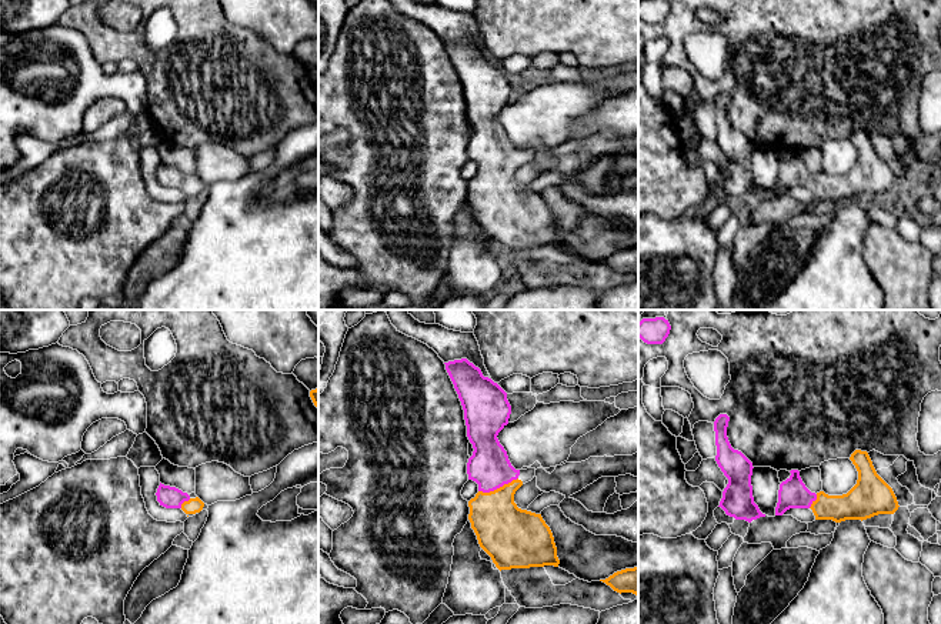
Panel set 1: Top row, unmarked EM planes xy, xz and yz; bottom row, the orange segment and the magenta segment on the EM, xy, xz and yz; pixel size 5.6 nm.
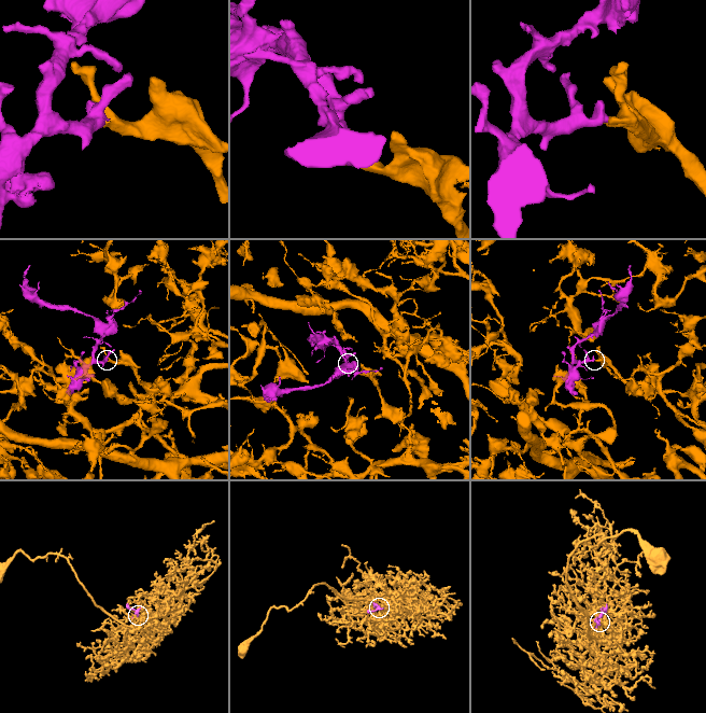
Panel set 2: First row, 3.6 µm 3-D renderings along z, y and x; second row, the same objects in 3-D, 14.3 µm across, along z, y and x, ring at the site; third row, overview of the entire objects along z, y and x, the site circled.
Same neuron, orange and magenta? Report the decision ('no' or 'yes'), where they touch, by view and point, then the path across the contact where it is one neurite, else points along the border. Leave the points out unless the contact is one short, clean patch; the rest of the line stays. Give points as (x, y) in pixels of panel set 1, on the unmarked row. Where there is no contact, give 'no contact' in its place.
yes; meets orange in xz at (497, 169); runs through xz (504, 212), (497, 202), (497, 169), (497, 159), (489, 146)

